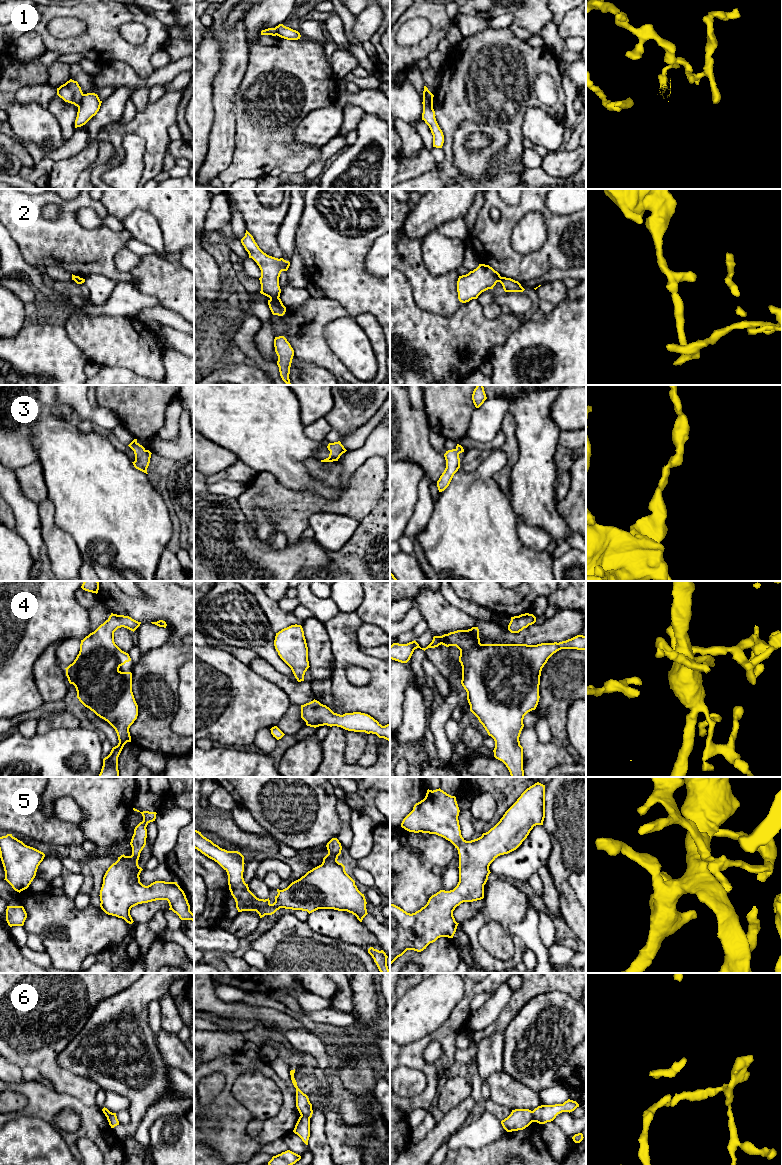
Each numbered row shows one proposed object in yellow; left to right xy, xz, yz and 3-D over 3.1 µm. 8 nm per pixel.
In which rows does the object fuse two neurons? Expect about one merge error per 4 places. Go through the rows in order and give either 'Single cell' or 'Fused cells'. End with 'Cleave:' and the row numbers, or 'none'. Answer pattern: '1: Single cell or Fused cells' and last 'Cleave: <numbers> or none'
1: Fused cells
2: Fused cells
3: Single cell
4: Single cell
5: Single cell
6: Fused cells
Cleave: 1, 2, 6

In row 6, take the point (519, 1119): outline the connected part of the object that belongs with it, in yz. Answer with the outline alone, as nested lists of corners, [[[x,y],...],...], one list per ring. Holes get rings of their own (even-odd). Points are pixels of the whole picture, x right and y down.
[[[515,1109],[511,1114],[501,1121],[503,1128],[507,1132],[523,1130],[532,1122],[536,1122],[533,1111],[529,1109]]]

